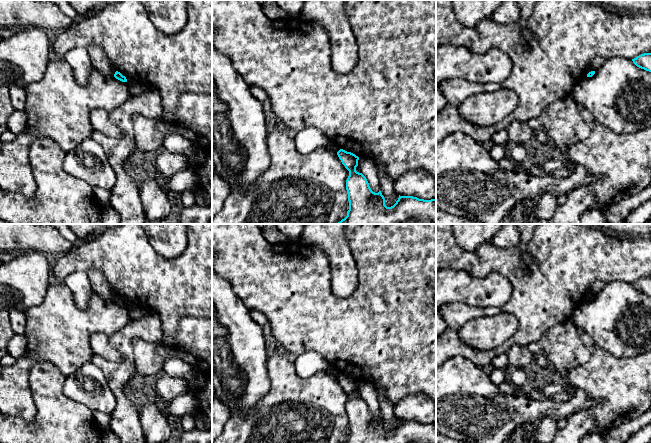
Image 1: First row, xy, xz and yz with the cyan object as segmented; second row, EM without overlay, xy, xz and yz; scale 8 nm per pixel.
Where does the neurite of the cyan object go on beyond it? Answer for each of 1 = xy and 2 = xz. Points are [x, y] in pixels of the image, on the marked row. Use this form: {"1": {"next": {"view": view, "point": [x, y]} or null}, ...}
{"1": {"next": null}, "2": {"next": null}}

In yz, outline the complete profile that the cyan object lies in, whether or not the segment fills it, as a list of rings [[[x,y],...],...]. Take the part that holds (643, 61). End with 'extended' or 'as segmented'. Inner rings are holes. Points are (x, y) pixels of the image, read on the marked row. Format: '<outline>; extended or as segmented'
[[[651,53],[641,54],[632,61],[637,67],[651,72]]]; as segmented

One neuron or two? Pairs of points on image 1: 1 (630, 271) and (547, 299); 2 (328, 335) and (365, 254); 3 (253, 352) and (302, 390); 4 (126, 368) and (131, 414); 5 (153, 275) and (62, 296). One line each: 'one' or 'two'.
1: one
2: one
3: two
4: one
5: two

